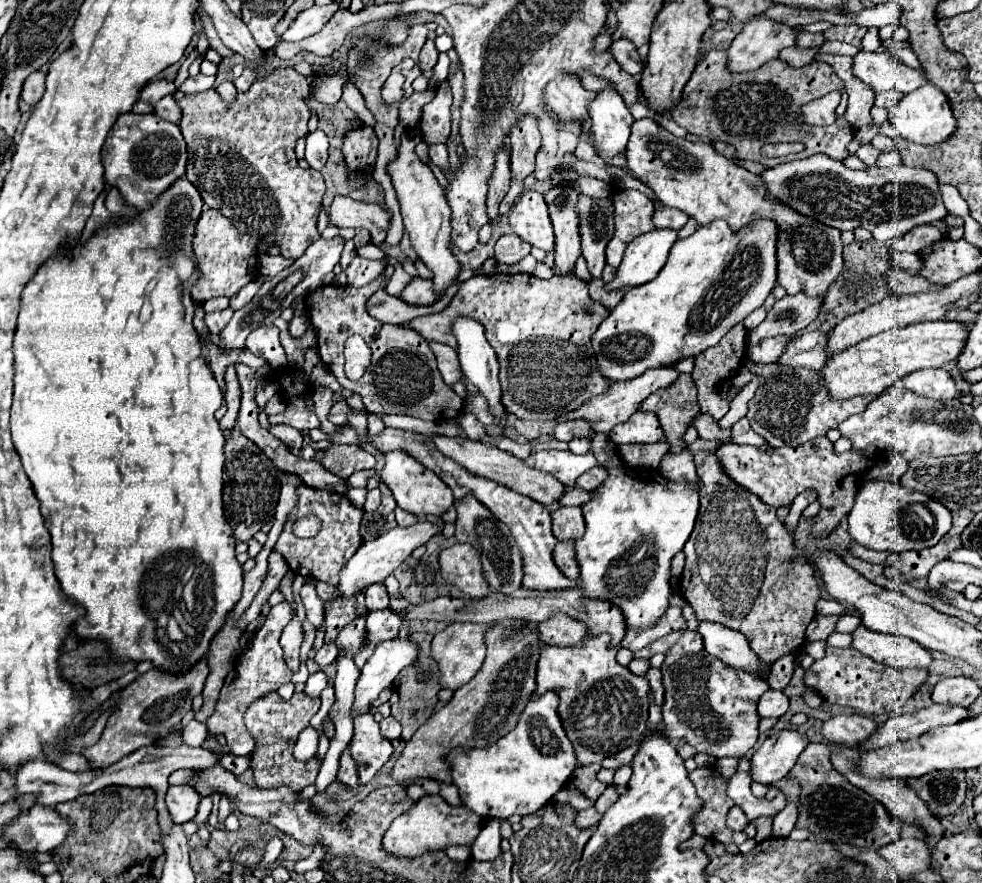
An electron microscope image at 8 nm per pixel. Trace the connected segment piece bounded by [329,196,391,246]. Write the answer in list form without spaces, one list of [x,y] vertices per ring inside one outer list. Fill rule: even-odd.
[[[335,196],[329,206],[329,222],[337,228],[367,228],[375,246],[385,242],[389,214],[377,204],[357,202],[349,196]]]

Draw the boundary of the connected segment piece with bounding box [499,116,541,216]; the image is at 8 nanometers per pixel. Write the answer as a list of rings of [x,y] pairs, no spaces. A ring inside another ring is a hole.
[[[531,116],[519,118],[519,122],[511,126],[509,142],[511,142],[511,188],[499,204],[499,216],[509,214],[519,194],[523,194],[523,188],[525,188],[523,180],[535,170],[535,154],[541,146],[537,118],[531,118]]]

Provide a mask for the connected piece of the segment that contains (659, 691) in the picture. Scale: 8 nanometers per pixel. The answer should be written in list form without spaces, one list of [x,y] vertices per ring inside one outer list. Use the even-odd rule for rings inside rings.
[[[651,668],[647,674],[647,680],[649,680],[649,684],[651,684],[651,690],[653,690],[653,702],[657,704],[657,706],[661,706],[663,704],[663,684],[661,684],[661,670],[657,670],[657,668]]]

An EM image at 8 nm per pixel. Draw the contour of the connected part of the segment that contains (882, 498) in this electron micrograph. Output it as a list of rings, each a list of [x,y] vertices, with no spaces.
[[[867,480],[857,492],[847,520],[849,534],[855,542],[869,550],[891,550],[895,554],[931,548],[951,530],[951,512],[941,502],[907,490],[893,480]]]

